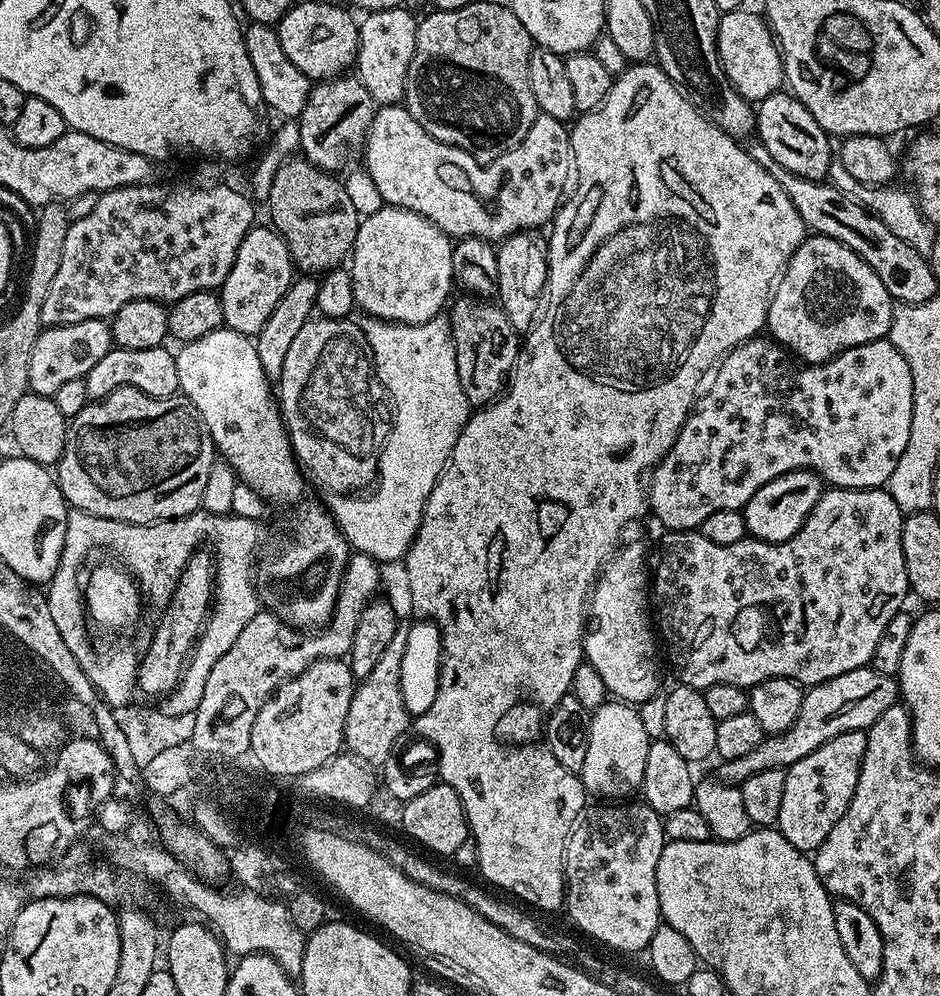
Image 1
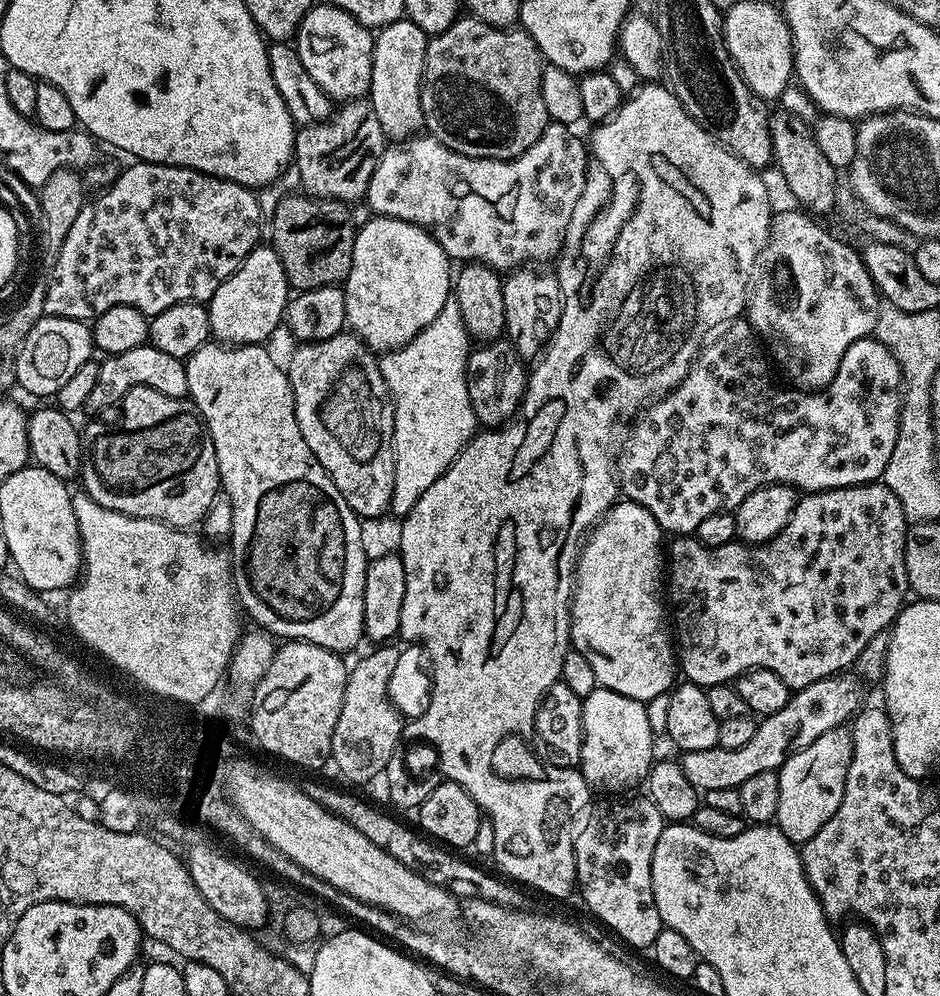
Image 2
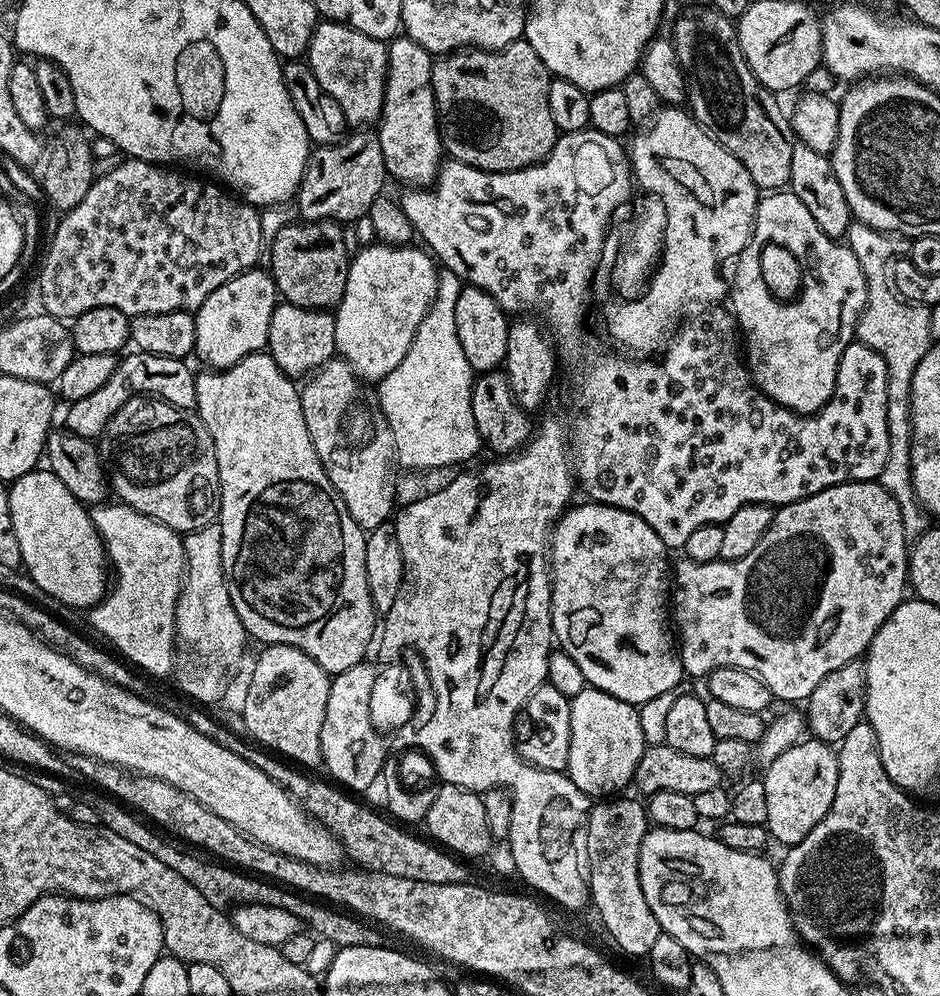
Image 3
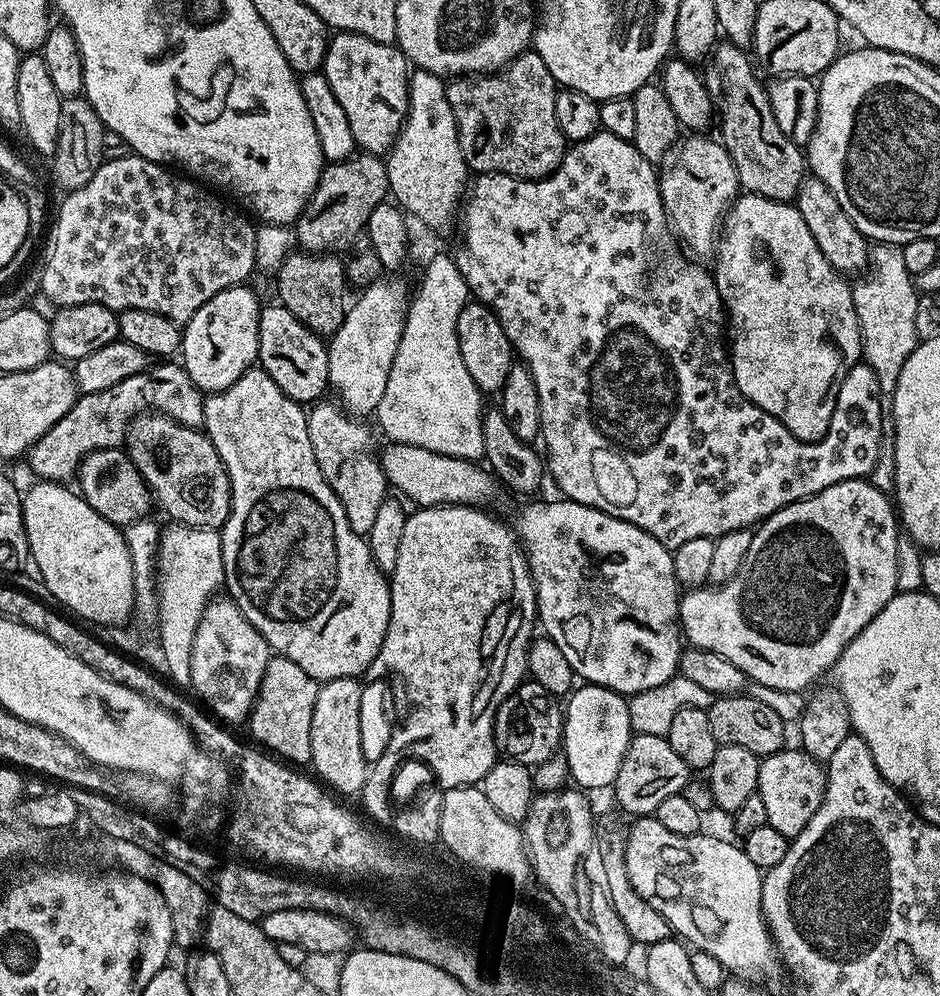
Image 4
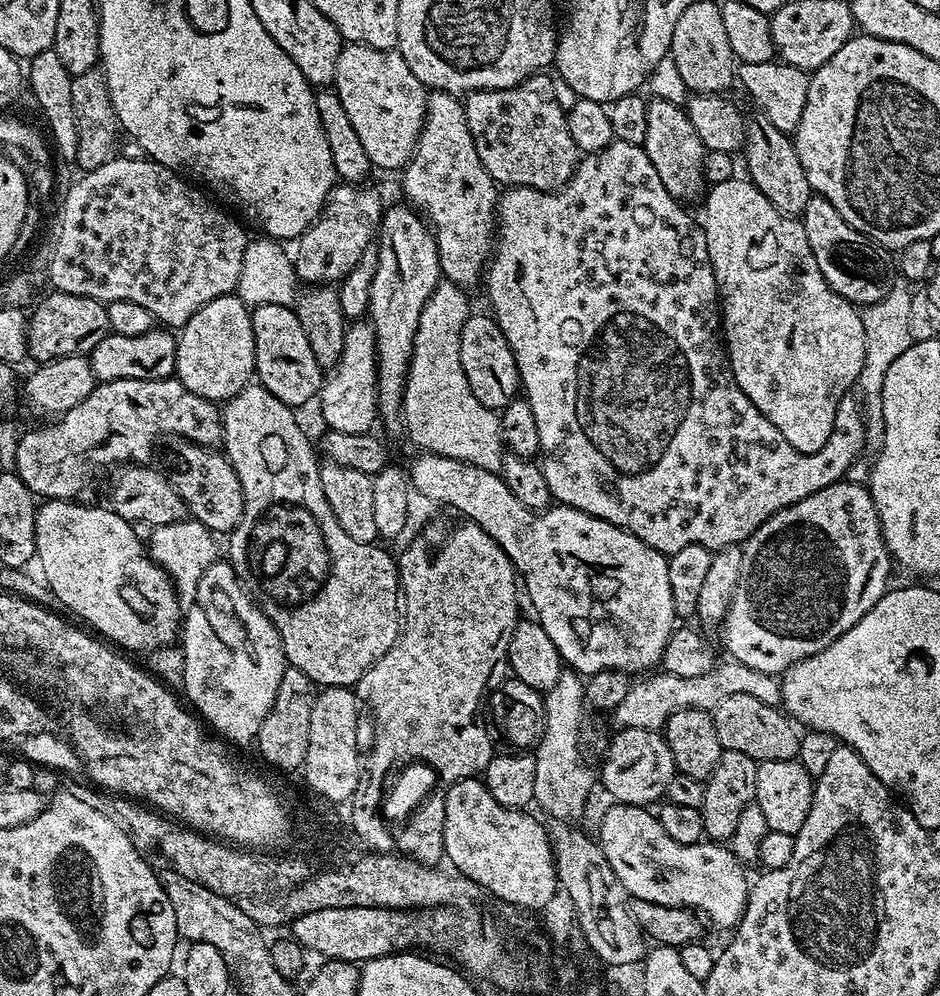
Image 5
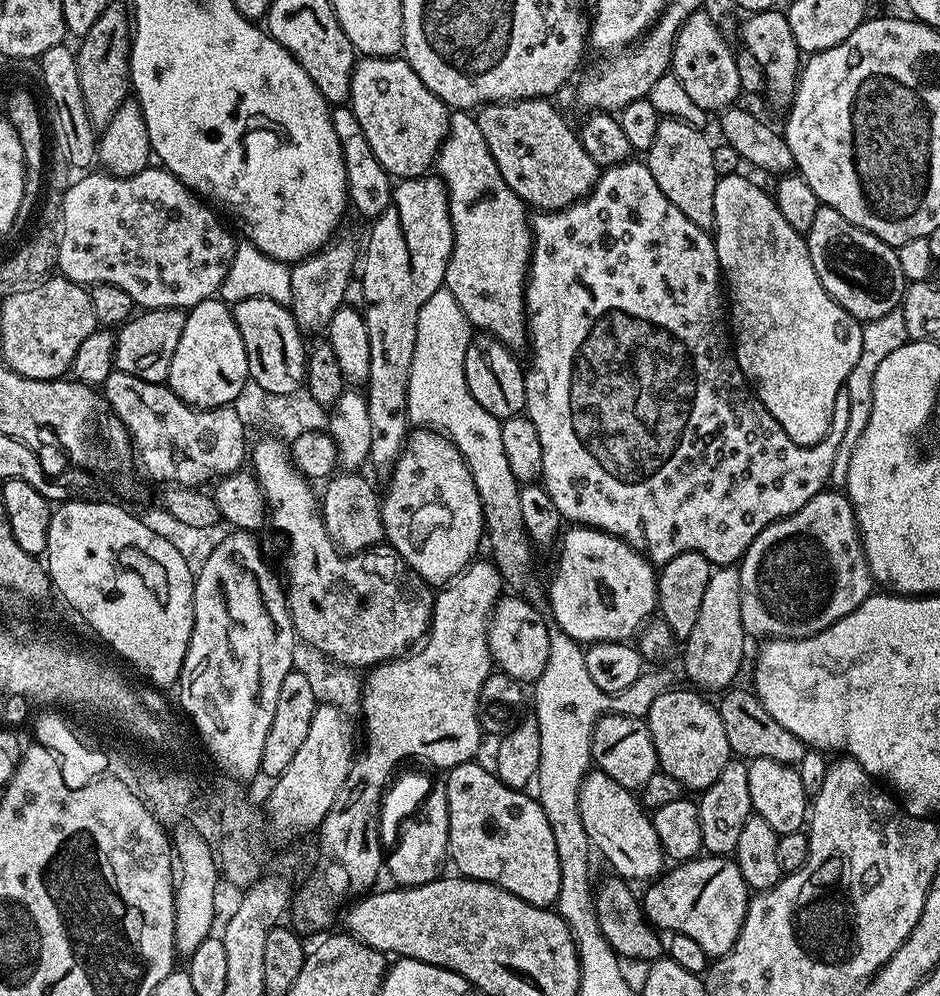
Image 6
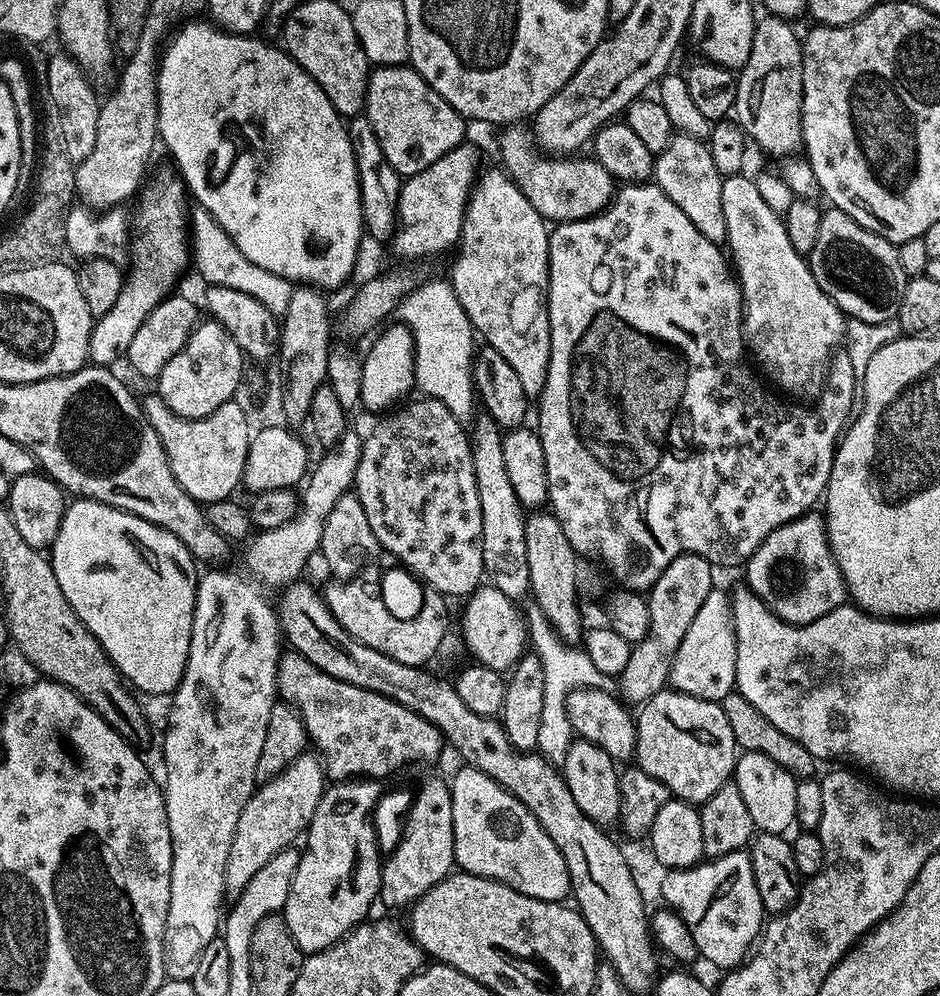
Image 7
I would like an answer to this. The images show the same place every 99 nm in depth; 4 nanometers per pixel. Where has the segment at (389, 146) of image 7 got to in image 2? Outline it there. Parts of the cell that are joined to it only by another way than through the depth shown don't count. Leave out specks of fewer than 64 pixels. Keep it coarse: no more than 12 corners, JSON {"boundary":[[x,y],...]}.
{"boundary":[[313,3],[294,47],[336,102],[367,97],[374,36]]}

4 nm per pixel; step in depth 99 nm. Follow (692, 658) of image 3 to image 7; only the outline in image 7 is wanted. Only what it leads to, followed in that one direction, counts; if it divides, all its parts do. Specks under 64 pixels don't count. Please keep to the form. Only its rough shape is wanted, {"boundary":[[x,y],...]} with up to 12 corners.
{"boundary":[[823,515],[778,526],[746,562],[779,620],[815,625],[848,586]]}

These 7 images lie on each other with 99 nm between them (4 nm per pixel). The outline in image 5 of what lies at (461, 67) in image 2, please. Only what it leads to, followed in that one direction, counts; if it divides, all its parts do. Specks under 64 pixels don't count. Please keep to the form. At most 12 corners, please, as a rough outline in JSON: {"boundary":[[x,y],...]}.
{"boundary":[[557,81],[463,97],[497,185],[555,192],[582,153]]}

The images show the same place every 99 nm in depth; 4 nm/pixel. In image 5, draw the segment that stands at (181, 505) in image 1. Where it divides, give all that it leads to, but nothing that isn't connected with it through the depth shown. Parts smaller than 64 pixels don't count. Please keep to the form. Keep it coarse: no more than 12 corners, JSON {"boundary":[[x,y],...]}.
{"boundary":[[171,441],[172,485],[213,534],[242,518],[242,482],[211,447]]}

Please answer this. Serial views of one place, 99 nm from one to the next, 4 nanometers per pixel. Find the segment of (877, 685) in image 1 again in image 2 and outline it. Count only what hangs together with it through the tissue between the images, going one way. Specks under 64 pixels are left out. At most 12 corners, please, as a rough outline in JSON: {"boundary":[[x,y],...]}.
{"boundary":[[837,674],[795,689],[746,746],[685,752],[703,794],[776,772],[861,711]]}

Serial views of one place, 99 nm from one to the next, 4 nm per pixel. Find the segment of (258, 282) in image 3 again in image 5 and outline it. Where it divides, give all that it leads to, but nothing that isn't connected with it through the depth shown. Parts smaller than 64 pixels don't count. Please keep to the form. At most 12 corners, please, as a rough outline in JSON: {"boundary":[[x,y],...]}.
{"boundary":[[233,294],[179,329],[175,379],[227,402],[256,370],[251,311]]}

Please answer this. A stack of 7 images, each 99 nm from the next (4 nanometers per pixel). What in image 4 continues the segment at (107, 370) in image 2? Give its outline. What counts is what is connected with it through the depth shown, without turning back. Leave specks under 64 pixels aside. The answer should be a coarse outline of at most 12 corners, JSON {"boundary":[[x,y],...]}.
{"boundary":[[156,362],[83,394],[26,454],[68,482],[120,448],[145,409],[203,429],[206,396],[183,363]]}

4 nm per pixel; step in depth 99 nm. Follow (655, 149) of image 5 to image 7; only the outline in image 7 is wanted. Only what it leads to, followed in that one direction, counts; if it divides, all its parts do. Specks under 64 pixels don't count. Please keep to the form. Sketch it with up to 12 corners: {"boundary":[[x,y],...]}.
{"boundary":[[673,135],[654,182],[723,245],[722,182],[707,143]]}

